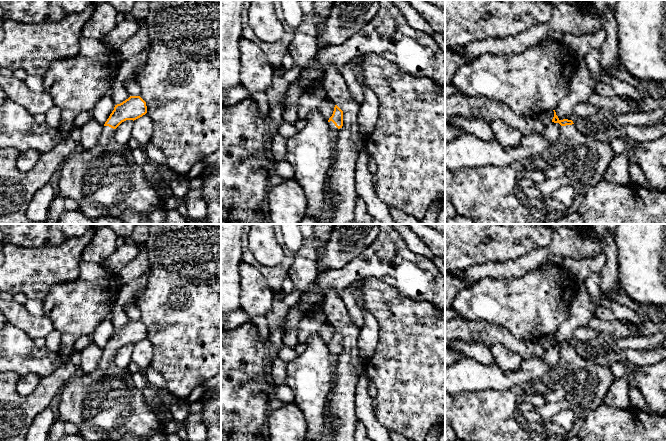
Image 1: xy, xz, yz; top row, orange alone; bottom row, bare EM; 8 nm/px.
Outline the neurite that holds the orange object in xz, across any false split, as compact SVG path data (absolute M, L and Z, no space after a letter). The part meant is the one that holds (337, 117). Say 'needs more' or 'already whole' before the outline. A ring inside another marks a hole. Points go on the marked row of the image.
needs more; M335 105L332 116L328 120L331 130L340 129L343 126L343 111Z

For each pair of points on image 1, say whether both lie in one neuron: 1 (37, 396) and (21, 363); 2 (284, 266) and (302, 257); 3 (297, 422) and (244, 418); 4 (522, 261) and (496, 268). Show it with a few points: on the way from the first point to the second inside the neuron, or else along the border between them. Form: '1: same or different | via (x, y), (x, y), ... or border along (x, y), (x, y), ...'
1: different | border along (10, 372), (14, 372), (19, 376)
2: different | border along (296, 255), (286, 275)
3: different | border along (268, 416), (266, 421)
4: same | via (516, 267), (502, 268)

